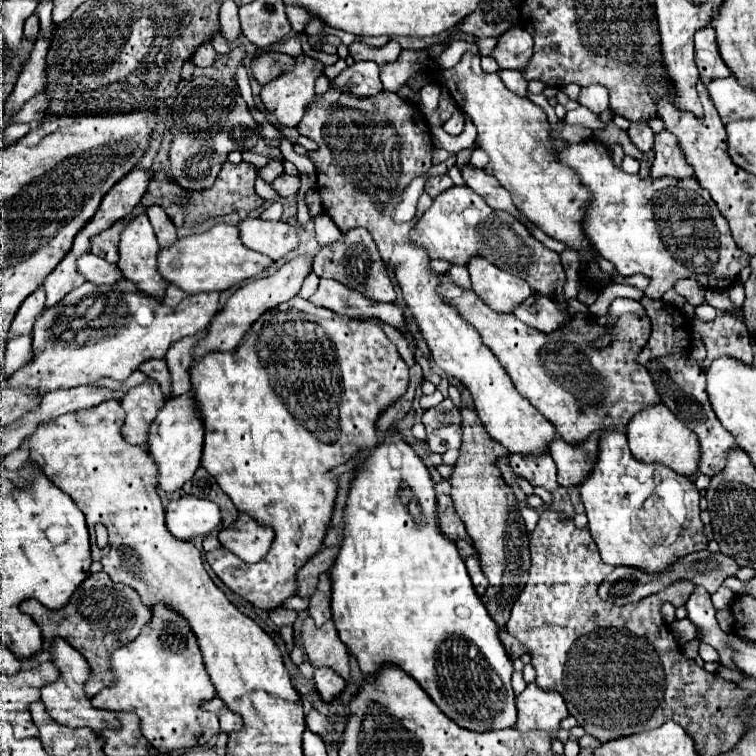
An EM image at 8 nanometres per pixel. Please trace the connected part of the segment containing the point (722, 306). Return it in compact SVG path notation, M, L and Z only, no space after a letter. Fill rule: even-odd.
M707 289L707 293L705 293L705 303L709 303L711 307L715 307L715 309L721 311L721 313L727 313L727 311L737 309L737 307L729 301L727 293L725 293L725 291L717 291L717 289Z

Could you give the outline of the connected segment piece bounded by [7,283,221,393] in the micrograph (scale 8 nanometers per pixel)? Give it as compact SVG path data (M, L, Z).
M83 283L81 287L73 289L63 301L59 301L55 307L51 307L39 315L39 319L35 321L35 327L33 327L33 351L37 353L37 357L29 365L19 369L13 377L9 377L7 387L27 385L35 393L49 393L55 389L71 389L77 385L89 385L99 377L111 377L117 381L125 381L143 361L163 359L171 343L205 329L219 309L219 295L221 295L219 291L195 293L195 295L189 295L187 299L183 299L173 309L154 298L137 293L125 293L117 301L115 289L111 285L105 285L105 289L103 289L103 285L99 287L93 283Z

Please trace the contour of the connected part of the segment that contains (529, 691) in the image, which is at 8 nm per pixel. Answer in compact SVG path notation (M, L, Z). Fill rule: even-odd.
M529 683L517 697L517 723L519 731L543 729L549 733L559 731L559 721L567 717L567 707L557 691L543 691L537 683Z

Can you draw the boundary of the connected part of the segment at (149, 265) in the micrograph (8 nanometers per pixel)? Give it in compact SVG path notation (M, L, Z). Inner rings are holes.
M145 213L127 219L119 239L119 263L123 277L131 279L141 291L163 297L165 279L157 273L157 237Z

